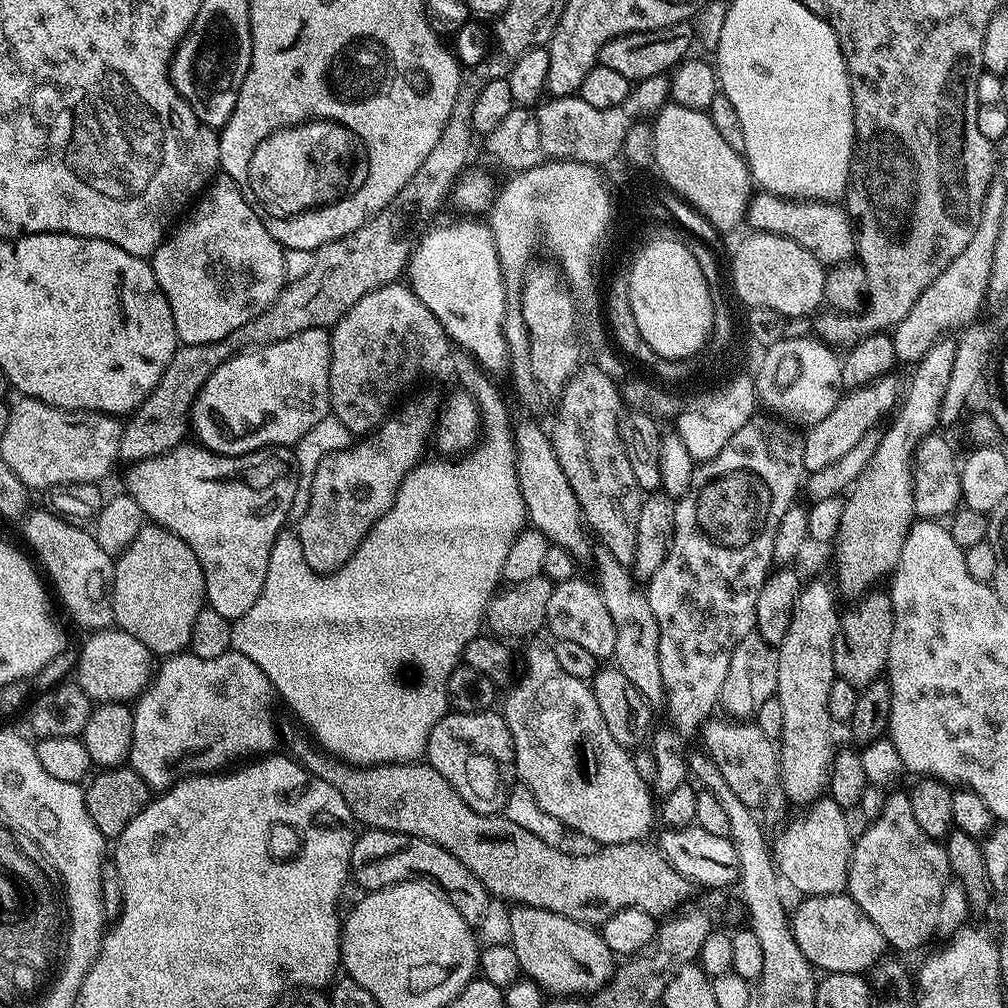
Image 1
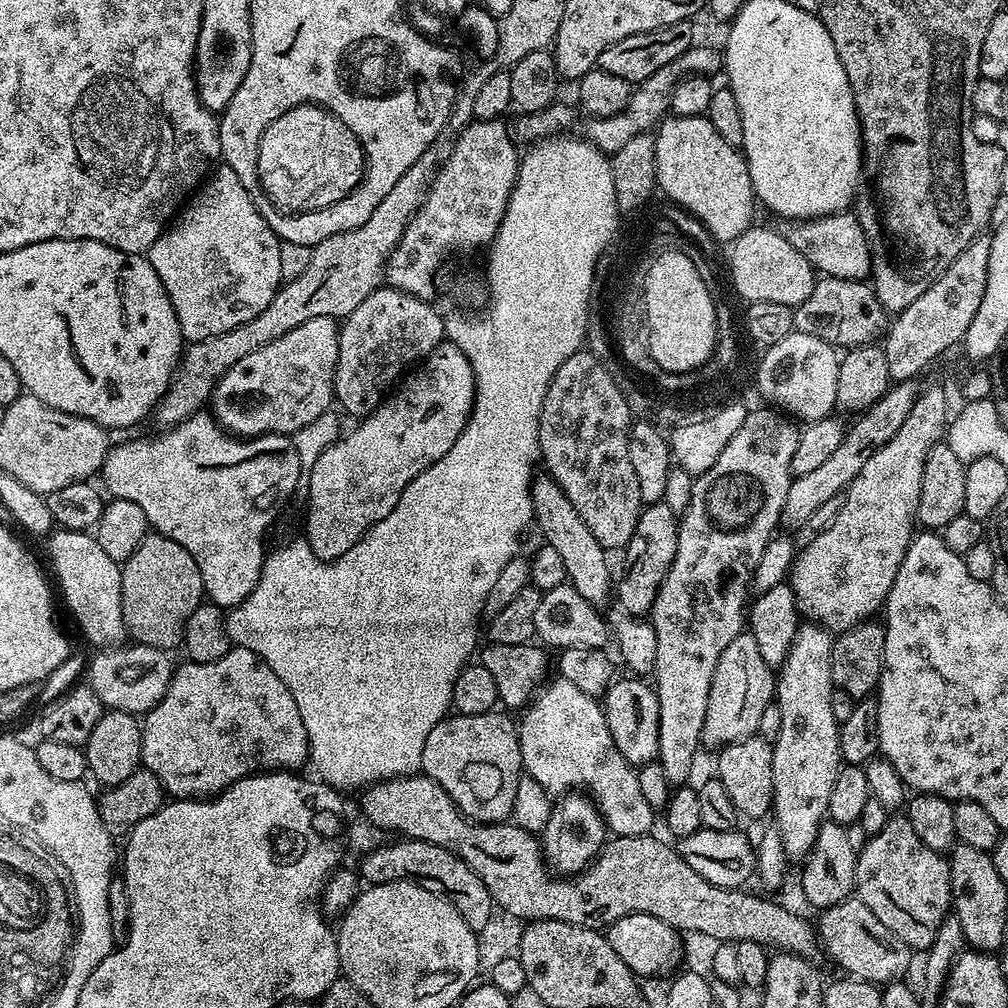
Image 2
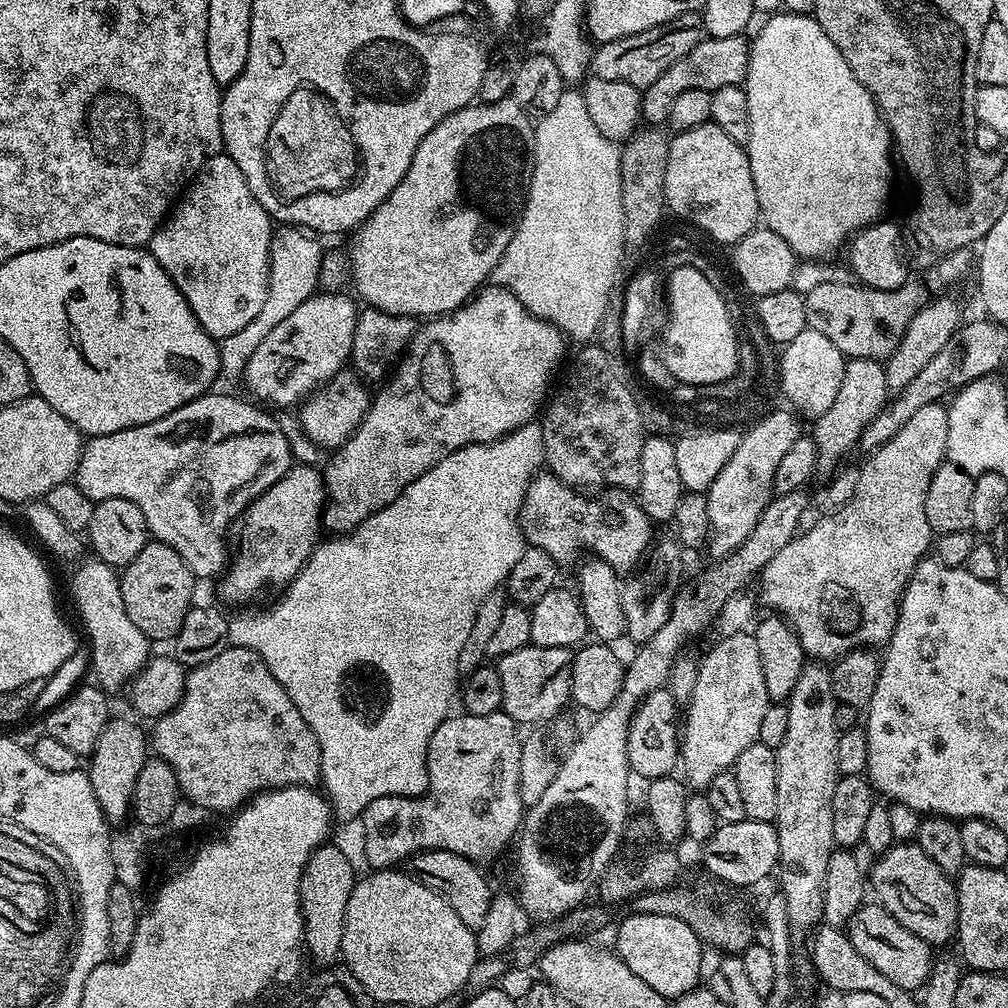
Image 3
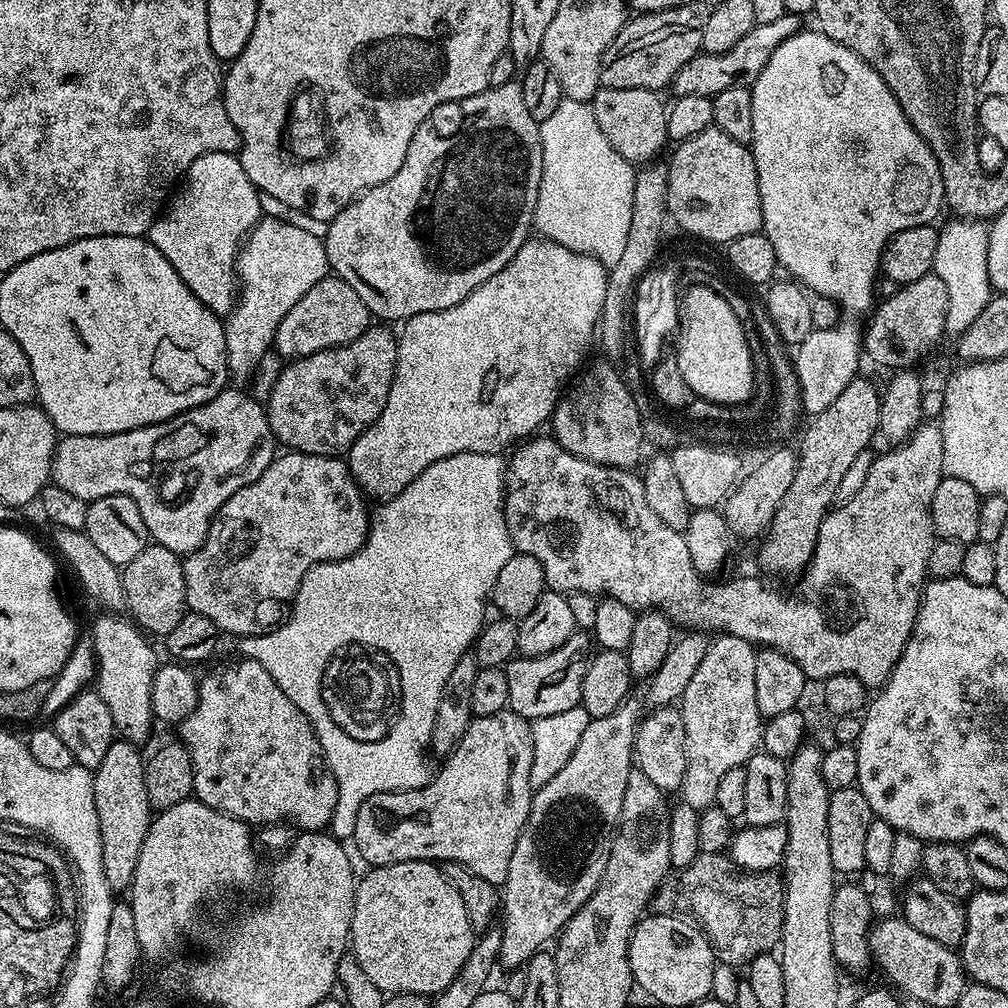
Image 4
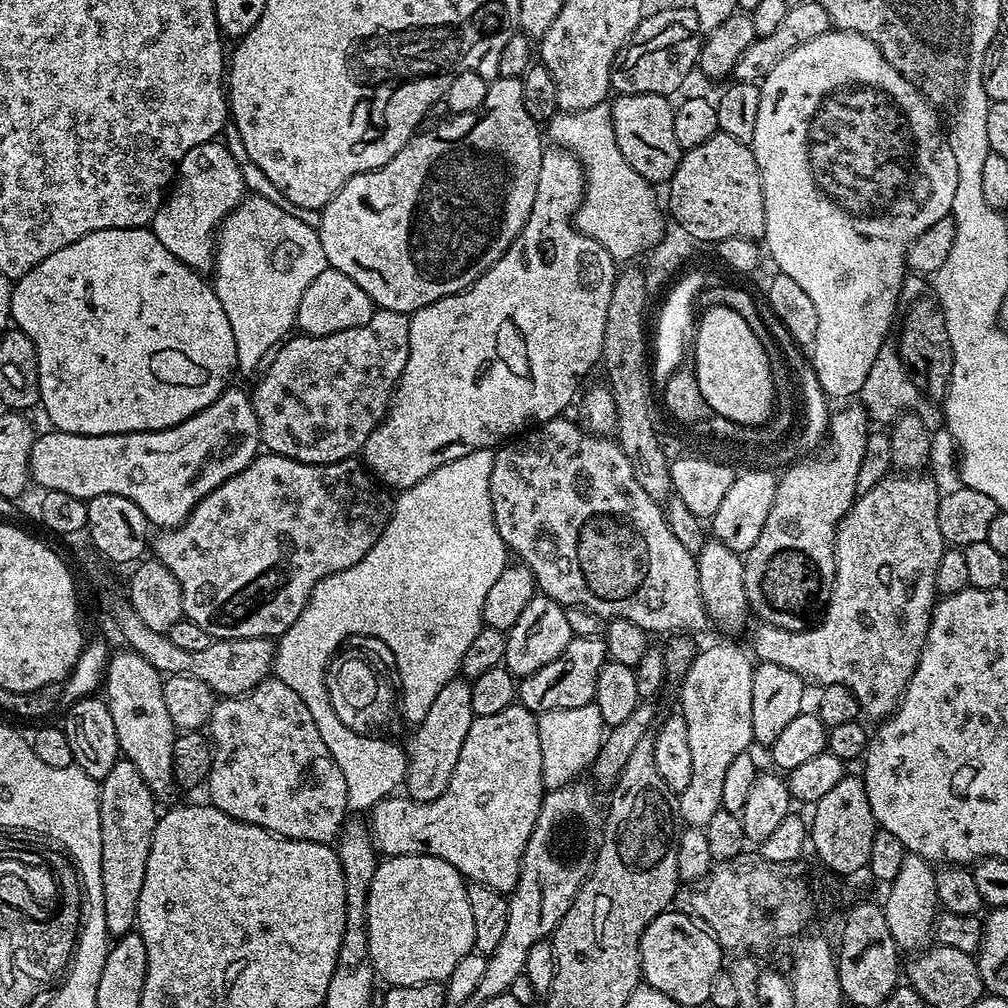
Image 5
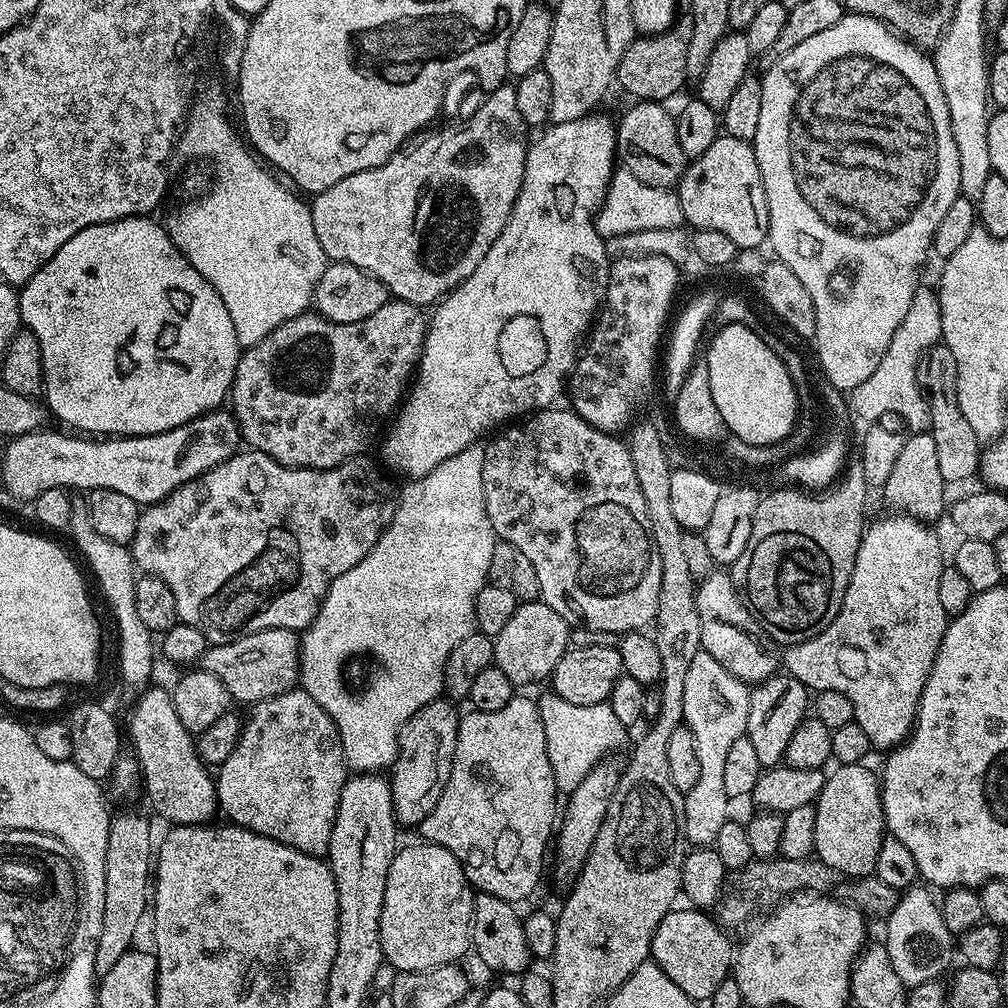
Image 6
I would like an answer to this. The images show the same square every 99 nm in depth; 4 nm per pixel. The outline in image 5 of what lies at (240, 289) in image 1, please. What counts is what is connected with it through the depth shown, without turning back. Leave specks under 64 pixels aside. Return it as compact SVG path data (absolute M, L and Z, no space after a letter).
M219 139L202 142L186 150L186 158L182 158L179 168L176 169L175 181L165 195L163 204L154 214L150 225L152 233L158 238L158 242L162 242L162 246L166 246L166 250L170 250L170 254L174 254L174 258L178 258L201 274L207 273L214 264L216 233L220 225L245 198L243 170L227 146Z

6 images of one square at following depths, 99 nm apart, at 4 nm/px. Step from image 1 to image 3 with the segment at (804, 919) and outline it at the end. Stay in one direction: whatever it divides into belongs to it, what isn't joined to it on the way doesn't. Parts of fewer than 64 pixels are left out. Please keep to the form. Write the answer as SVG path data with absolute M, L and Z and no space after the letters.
M880 903L861 904L860 909L848 921L846 931L850 942L854 944L854 950L858 950L858 954L862 954L862 958L866 958L866 962L870 962L874 970L890 978L894 986L902 986L909 990L923 989L932 969L933 945L918 938L918 934L910 934L910 930L906 930L906 926L902 926L898 918L890 915Z

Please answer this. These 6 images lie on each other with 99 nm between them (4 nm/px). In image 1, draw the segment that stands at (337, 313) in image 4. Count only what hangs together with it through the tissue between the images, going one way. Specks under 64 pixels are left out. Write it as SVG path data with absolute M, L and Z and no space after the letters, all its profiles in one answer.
M329 329L302 330L302 334L294 334L294 338L249 347L222 362L218 370L206 378L192 403L190 428L194 434L196 431L201 440L199 443L217 456L241 456L260 448L295 446L306 433L314 430L314 426L318 426L318 422L322 422L324 416L329 415L331 341Z

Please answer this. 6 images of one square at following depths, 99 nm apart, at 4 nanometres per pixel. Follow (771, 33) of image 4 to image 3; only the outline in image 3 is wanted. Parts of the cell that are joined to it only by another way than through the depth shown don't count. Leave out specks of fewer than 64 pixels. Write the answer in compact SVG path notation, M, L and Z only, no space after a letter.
M744 34L730 38L708 36L700 39L698 46L694 46L690 54L682 54L682 58L678 58L678 62L670 66L670 70L665 70L656 81L650 82L648 88L643 89L640 97L640 115L643 123L648 126L663 125L668 119L670 105L677 100L678 94L685 90L697 88L713 93L722 90L722 86L727 84L743 85L745 78L748 77L749 51L750 40Z

